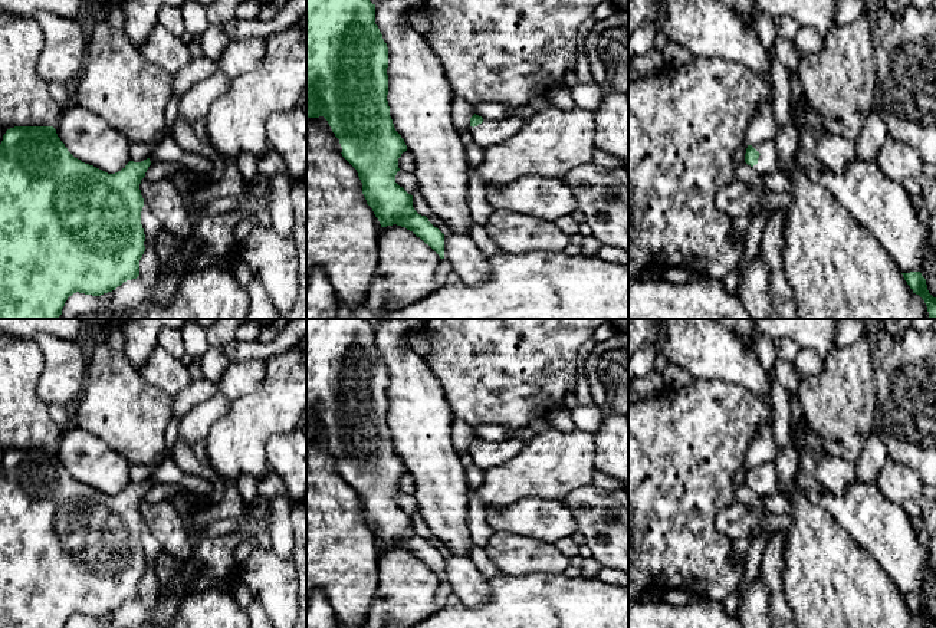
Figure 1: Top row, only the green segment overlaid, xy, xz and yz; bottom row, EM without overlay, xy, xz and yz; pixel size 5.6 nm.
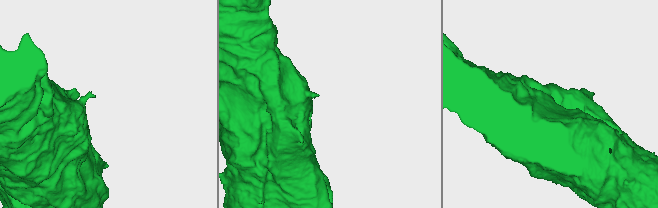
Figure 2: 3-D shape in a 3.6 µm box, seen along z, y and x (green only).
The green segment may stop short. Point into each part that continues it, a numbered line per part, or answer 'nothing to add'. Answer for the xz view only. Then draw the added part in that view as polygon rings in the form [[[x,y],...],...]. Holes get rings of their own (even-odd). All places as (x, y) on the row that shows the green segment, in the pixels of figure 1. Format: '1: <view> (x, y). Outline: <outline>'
1: xz (491, 131). Outline: [[[506,116],[506,118],[495,118],[495,119],[485,119],[477,126],[469,126],[469,132],[473,137],[473,142],[479,147],[489,147],[497,142],[505,141],[510,135],[516,134],[525,118],[519,116]]]

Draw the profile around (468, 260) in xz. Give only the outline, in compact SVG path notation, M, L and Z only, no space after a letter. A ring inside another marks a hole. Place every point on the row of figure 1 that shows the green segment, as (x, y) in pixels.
M449 230L444 234L444 260L466 285L480 285L490 277L489 257L469 234Z

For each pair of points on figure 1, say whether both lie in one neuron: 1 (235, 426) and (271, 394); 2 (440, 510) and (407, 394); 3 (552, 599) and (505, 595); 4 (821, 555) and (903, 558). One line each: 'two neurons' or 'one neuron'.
1: one neuron
2: one neuron
3: one neuron
4: two neurons

